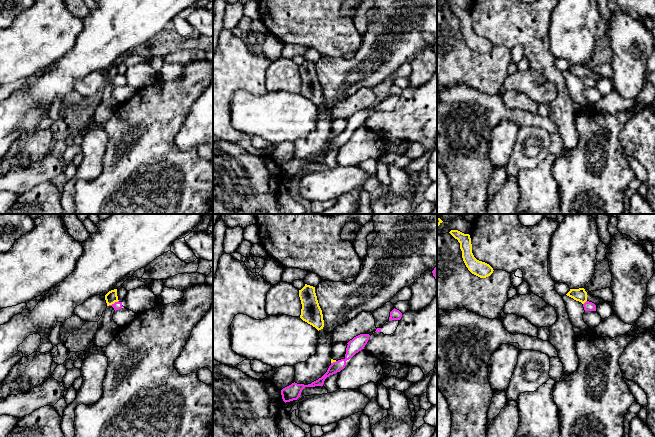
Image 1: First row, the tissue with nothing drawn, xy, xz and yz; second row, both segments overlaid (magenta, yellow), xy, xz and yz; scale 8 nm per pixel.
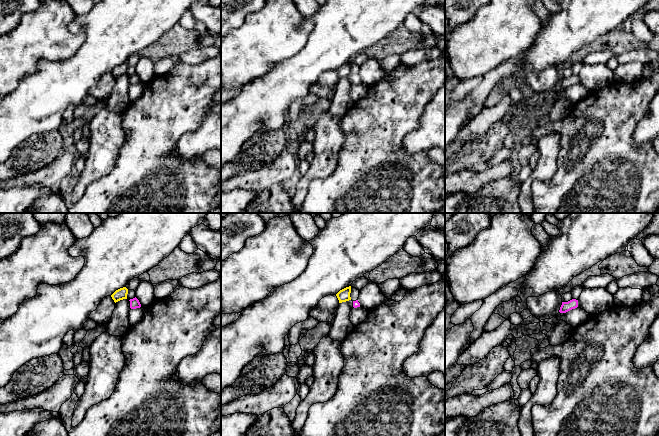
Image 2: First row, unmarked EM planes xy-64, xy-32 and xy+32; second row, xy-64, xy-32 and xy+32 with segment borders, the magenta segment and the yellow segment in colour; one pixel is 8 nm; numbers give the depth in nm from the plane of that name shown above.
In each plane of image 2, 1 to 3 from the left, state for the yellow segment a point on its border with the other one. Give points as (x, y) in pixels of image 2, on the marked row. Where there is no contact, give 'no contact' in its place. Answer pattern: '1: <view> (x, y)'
1: no contact
2: no contact
3: no contact

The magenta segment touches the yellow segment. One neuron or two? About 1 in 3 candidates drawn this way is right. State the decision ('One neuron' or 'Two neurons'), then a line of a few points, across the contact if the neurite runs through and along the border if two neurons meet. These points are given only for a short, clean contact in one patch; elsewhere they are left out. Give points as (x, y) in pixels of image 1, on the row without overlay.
Two neurons. Line: xy (118, 76), (108, 81)

